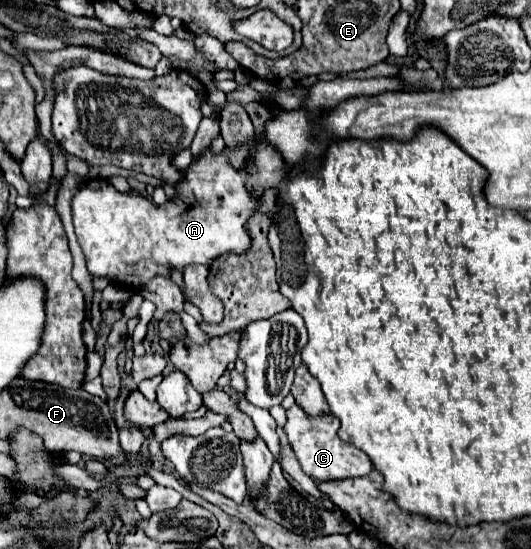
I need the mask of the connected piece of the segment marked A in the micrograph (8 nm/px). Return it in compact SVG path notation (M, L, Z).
M251 140L247 146L247 158L239 170L235 170L229 162L229 156L225 152L213 154L211 148L205 148L201 156L183 170L181 182L175 182L175 196L169 198L165 204L157 206L147 196L143 196L137 190L129 192L117 192L109 180L97 178L85 182L85 186L73 196L73 224L75 234L79 240L79 246L83 248L83 254L87 258L87 268L91 276L95 278L109 278L111 282L121 284L125 268L129 268L127 274L135 272L137 268L151 268L151 280L155 276L165 276L171 280L173 270L185 270L189 264L207 264L223 254L245 254L251 248L251 236L247 232L247 220L257 212L259 198L251 194L249 188L245 188L245 182L249 178L249 172L253 168L253 158L257 150L257 140Z

